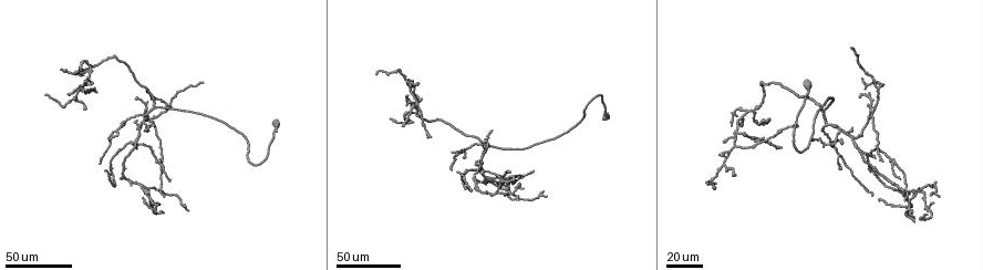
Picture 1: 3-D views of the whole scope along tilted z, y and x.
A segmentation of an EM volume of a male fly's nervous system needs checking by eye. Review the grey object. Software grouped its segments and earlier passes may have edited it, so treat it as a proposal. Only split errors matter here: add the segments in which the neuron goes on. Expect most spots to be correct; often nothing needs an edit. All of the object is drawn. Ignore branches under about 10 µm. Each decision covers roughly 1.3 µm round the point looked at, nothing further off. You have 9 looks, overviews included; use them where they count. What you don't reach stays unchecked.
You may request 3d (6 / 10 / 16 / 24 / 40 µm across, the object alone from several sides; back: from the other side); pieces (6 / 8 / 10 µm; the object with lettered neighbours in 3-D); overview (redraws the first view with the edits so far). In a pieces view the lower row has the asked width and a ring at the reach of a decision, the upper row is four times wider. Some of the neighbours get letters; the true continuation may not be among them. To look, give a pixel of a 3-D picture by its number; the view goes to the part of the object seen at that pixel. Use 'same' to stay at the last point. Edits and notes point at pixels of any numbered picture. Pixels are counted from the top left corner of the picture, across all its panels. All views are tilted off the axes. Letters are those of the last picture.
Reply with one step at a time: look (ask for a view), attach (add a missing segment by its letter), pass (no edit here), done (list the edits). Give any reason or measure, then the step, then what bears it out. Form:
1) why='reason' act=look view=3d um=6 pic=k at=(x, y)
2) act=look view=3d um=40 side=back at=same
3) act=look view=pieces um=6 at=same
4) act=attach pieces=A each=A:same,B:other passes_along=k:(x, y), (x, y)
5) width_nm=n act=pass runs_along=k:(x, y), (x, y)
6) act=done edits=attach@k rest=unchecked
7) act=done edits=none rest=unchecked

why='free end' act=look view=3d um=40 pic=1 at=(905, 200)

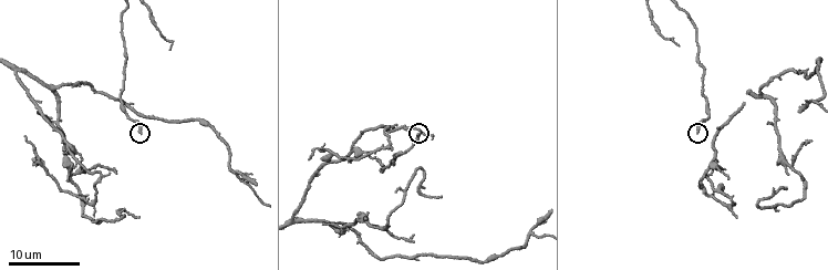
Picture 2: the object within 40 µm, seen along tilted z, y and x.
why='see the neighbours' act=look view=pieces um=6 pic=2 at=(418, 133)

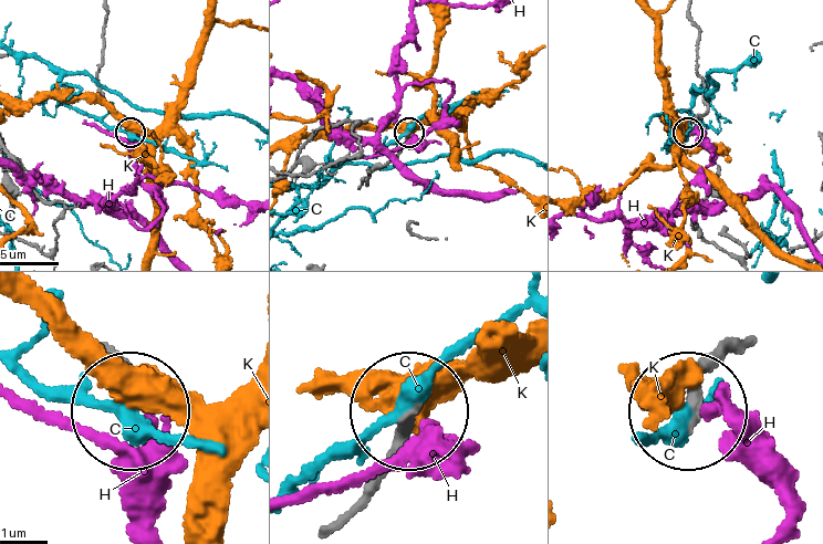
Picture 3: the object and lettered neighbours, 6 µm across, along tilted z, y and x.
width_nm=210 act=pass each=C:other,H:other,K:other runs_along=3:(728, 353), (688, 407) found='none of them fits'

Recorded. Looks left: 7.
why='tapers out' act=look view=3d um=24 pic=1 at=(101, 163)

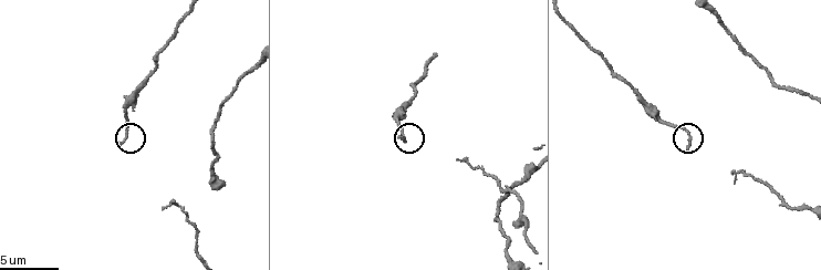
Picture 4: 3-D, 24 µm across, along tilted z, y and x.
act=look view=pieces um=6 pic=4 at=(689, 146)

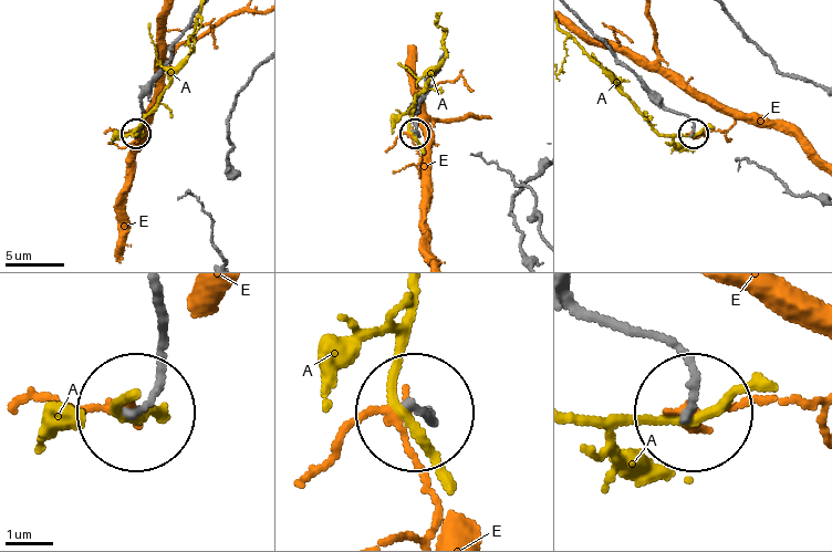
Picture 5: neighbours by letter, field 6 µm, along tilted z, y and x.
act=pass each=A:other,E:other found='no lettered segment goes on from it'

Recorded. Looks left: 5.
why='an open end' act=look view=3d um=16 pic=2 at=(799, 110)

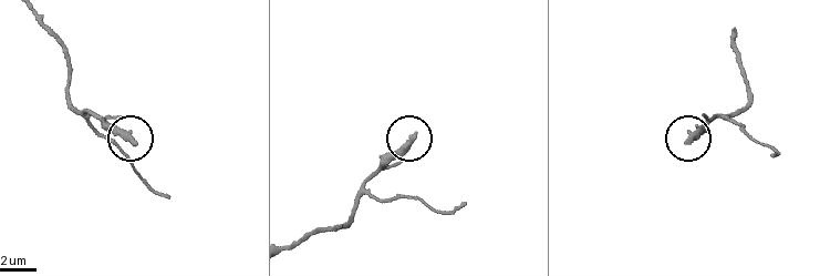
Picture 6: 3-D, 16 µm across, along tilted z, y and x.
act=look view=3d um=10 pic=6 at=(134, 141)

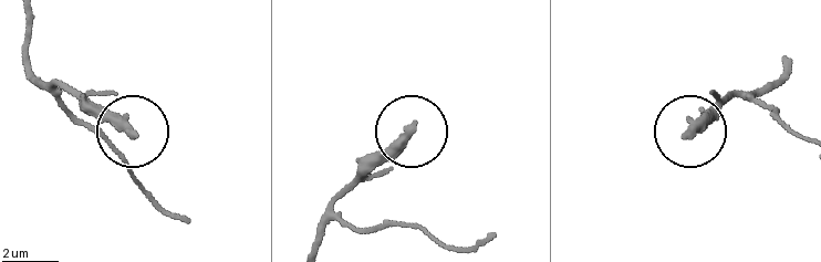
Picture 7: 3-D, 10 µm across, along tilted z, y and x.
act=look view=pieces um=8 pic=7 at=(686, 133)

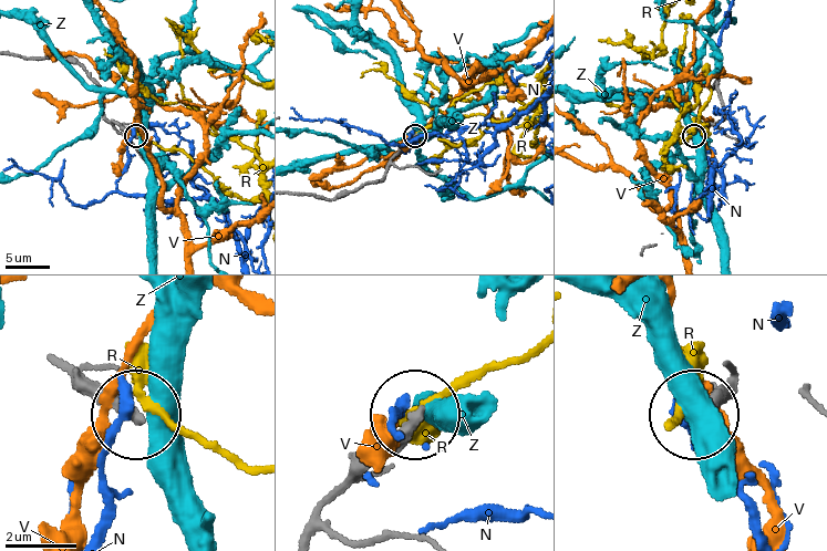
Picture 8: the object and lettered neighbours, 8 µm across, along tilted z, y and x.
act=pass each=N:other,R:other,V:other,Z:other runs_along=8:(312, 530), (319, 511), (415, 415) found='none of them fits'

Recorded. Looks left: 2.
why='stops while still wide' act=look view=3d um=40 pic=1 at=(108, 138)

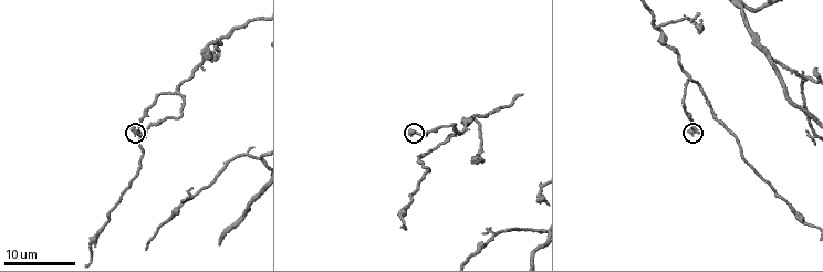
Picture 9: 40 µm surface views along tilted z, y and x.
act=look view=pieces um=10 pic=9 at=(411, 129)

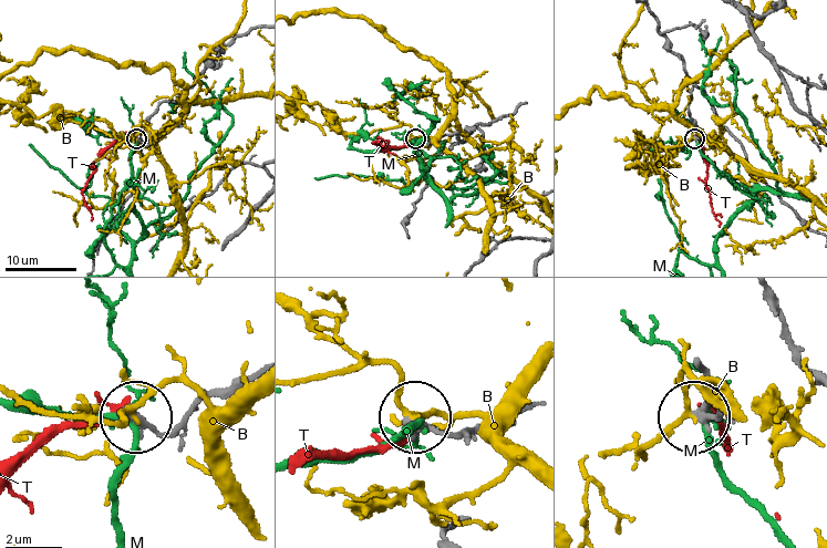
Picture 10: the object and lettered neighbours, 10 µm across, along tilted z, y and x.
act=pass each=B:other,M:other,T:other runs_along=10:(251, 376), (213, 389), (166, 431), (135, 423) found='none of them fits'

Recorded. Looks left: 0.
act=done edits=none rest=unchecked

